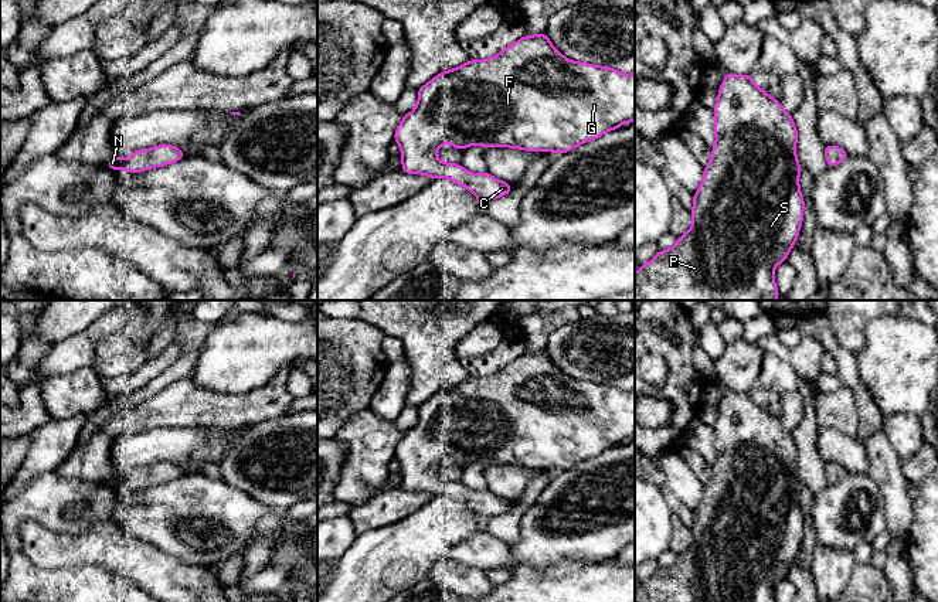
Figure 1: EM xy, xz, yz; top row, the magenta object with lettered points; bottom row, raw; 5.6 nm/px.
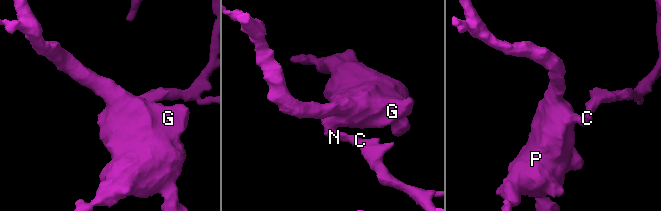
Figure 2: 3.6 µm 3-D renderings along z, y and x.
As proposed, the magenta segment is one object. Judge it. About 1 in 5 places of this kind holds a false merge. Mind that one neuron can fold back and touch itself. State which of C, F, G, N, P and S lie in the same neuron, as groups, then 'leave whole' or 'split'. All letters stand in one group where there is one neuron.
groups C F G N P S; leave whole

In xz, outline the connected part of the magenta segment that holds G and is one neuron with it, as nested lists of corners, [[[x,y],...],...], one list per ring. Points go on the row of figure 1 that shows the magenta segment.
[[[543,34],[524,35],[497,55],[469,62],[441,72],[418,89],[417,106],[402,118],[394,140],[401,149],[401,170],[408,174],[445,177],[468,188],[482,204],[510,194],[512,184],[490,173],[469,173],[456,163],[443,163],[436,152],[445,143],[462,150],[472,144],[485,147],[512,147],[529,152],[567,153],[578,144],[601,137],[604,133],[635,122],[635,72],[622,74],[609,67],[591,65],[565,58]]]

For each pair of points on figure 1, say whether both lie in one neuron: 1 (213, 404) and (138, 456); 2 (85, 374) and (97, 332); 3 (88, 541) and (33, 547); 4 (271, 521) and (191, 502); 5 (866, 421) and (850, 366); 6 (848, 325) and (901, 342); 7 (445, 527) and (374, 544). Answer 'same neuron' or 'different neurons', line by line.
1: different neurons
2: different neurons
3: same neuron
4: different neurons
5: same neuron
6: different neurons
7: same neuron

